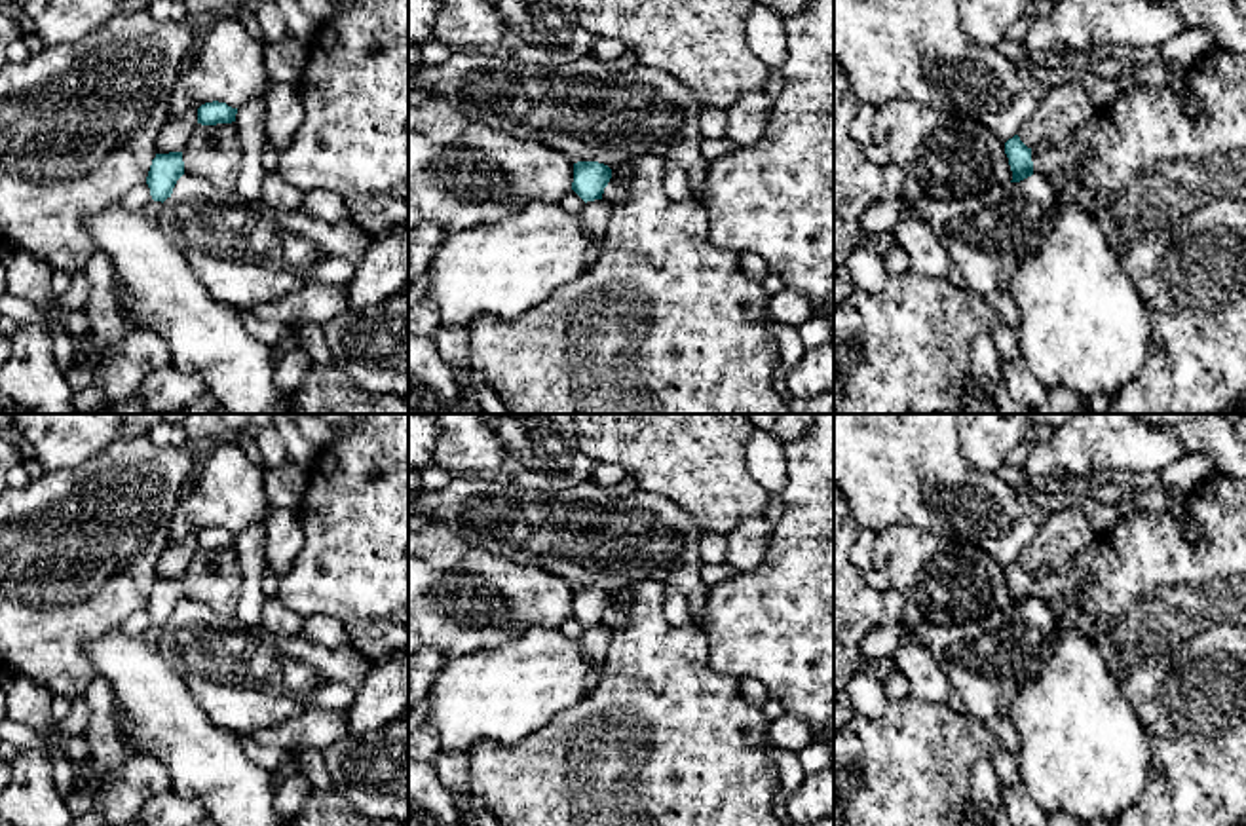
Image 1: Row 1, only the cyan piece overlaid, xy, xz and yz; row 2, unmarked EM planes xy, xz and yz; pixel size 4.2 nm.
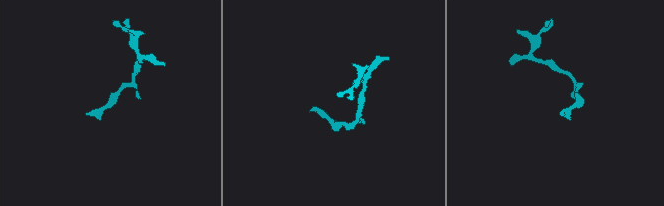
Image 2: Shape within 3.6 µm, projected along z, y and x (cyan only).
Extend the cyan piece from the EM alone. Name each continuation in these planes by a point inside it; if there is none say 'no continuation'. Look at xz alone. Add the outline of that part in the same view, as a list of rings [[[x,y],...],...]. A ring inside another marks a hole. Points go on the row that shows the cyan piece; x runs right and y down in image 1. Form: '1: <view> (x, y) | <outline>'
1: xz (595, 215) | [[[606,199],[587,201],[579,216],[589,241],[602,241],[612,216],[612,203]]]

